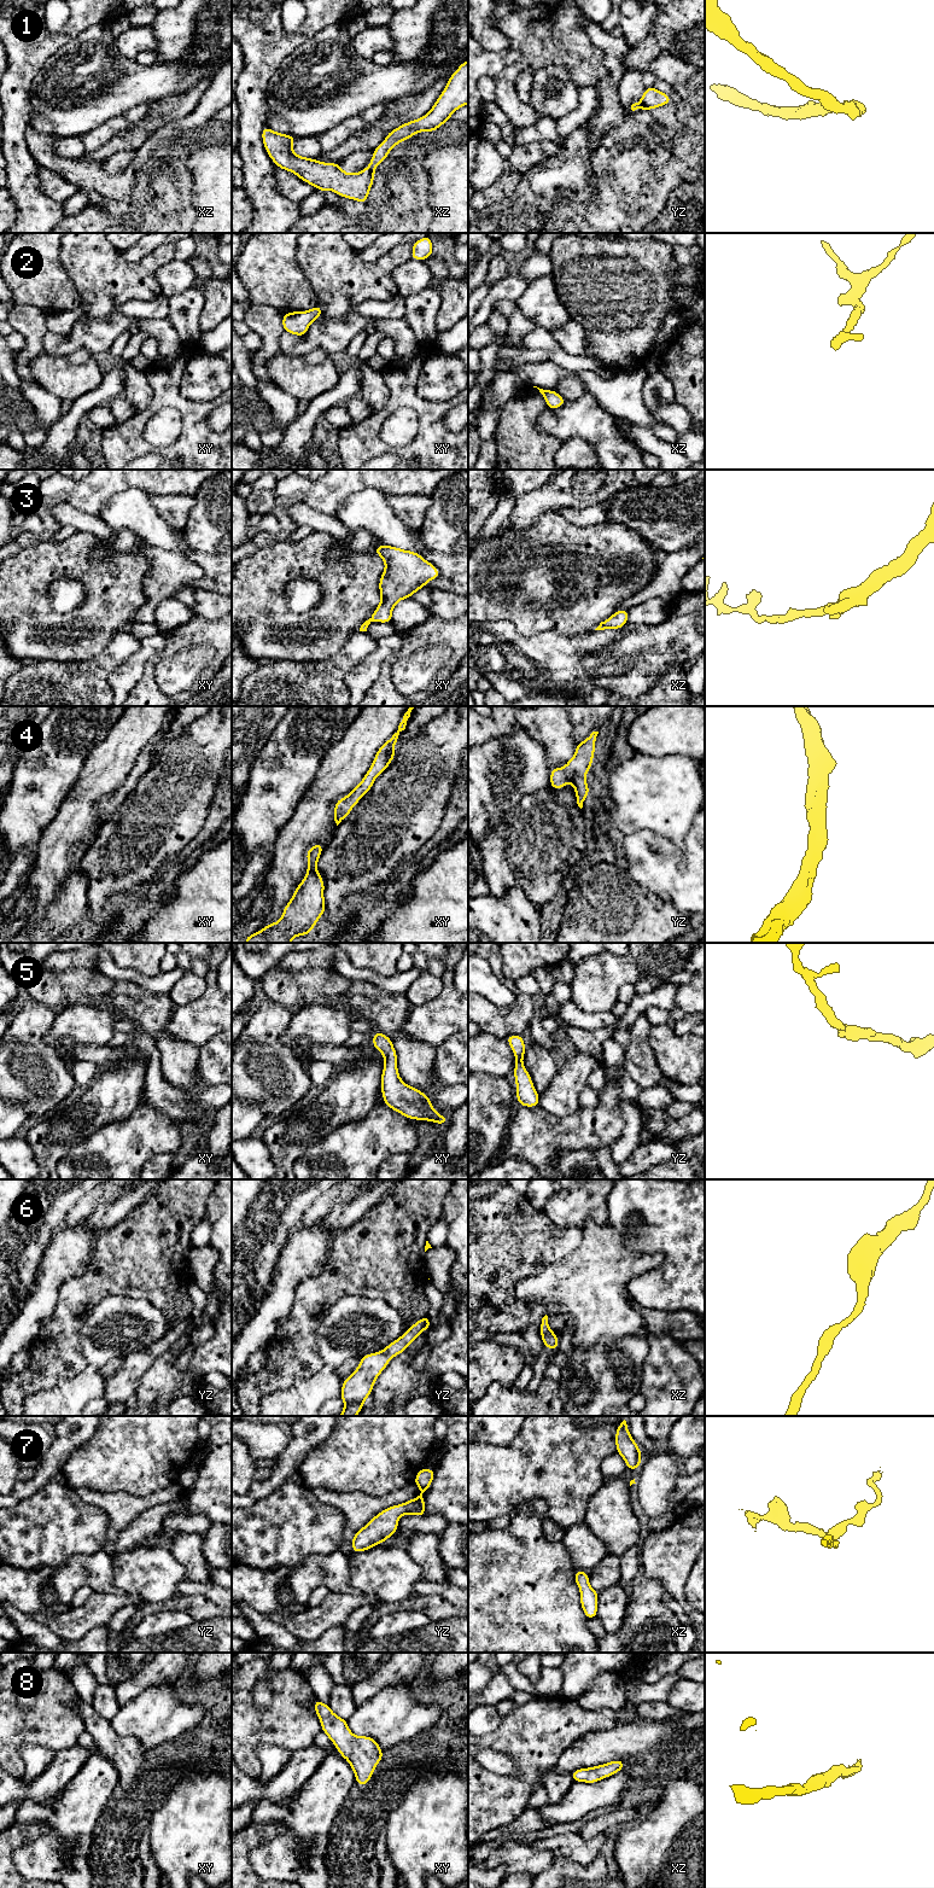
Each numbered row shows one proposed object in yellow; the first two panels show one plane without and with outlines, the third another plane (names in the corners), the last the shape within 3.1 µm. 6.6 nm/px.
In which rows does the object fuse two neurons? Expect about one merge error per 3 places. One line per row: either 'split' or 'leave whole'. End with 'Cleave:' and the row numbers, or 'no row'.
1: leave whole
2: leave whole
3: leave whole
4: leave whole
5: leave whole
6: leave whole
7: leave whole
8: leave whole
Cleave: no row

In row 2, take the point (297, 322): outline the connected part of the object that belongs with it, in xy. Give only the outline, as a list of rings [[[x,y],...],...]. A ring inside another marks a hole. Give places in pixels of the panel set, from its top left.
[[[320,304],[305,311],[284,313],[282,328],[285,332],[302,337],[308,332],[310,324],[321,315]]]

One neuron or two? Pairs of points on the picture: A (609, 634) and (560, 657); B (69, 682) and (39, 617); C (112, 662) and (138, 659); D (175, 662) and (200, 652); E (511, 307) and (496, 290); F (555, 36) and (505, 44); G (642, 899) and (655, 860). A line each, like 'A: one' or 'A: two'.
A: one
B: two
C: two
D: one
E: two
F: two
G: two

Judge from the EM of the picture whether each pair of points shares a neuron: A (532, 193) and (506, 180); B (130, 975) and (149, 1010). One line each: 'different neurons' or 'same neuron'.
A: different neurons
B: different neurons

